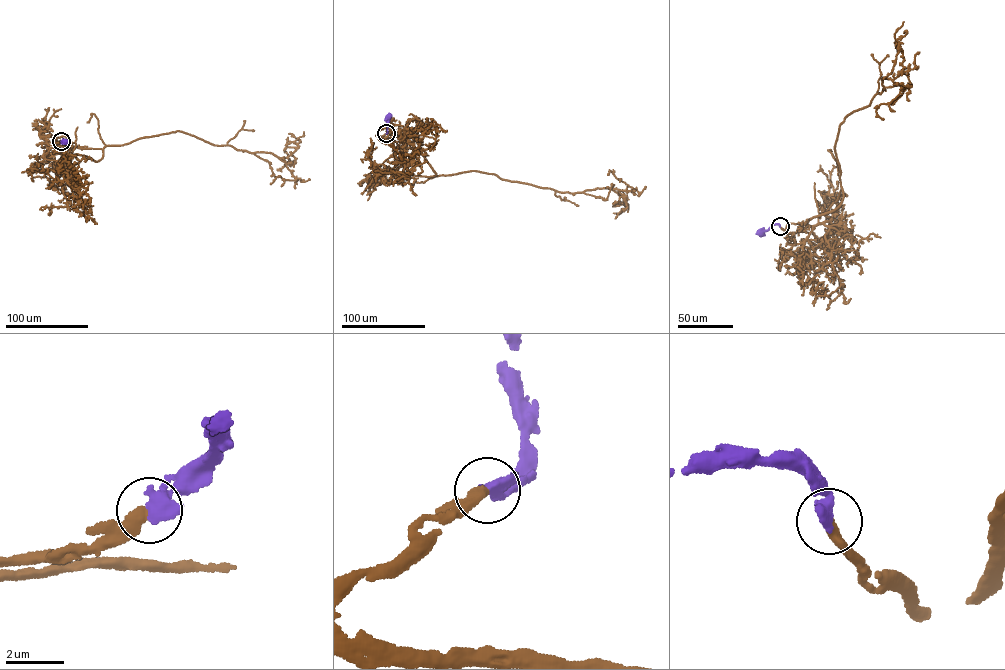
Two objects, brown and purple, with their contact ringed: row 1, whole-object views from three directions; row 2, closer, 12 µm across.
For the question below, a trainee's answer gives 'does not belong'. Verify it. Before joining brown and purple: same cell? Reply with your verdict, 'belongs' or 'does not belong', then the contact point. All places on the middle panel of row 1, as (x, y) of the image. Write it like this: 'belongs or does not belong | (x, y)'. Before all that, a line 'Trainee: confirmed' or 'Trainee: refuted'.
Trainee: refuted
belongs | (386, 133)

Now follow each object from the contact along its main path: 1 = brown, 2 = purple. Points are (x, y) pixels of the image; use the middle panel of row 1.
1: (386, 133), (382, 137), (400, 149), (416, 149), (434, 176), (476, 171), (575, 193), (632, 189), (607, 174)
2: (386, 133), (388, 116)

